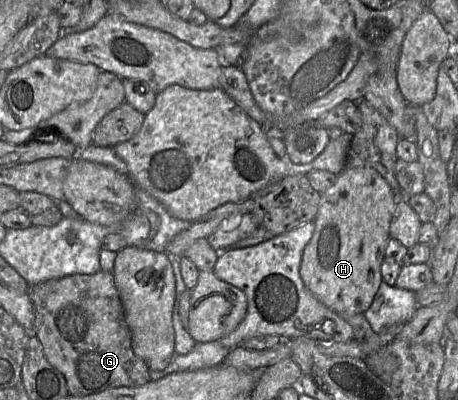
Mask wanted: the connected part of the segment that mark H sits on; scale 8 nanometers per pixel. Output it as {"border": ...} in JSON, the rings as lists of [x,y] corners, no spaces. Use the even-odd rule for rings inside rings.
{"border":[[[348,167],[337,175],[336,183],[321,194],[314,219],[315,230],[305,246],[300,276],[309,291],[338,314],[364,313],[371,306],[382,282],[381,264],[390,237],[390,223],[398,204],[398,194],[372,167]]]}

